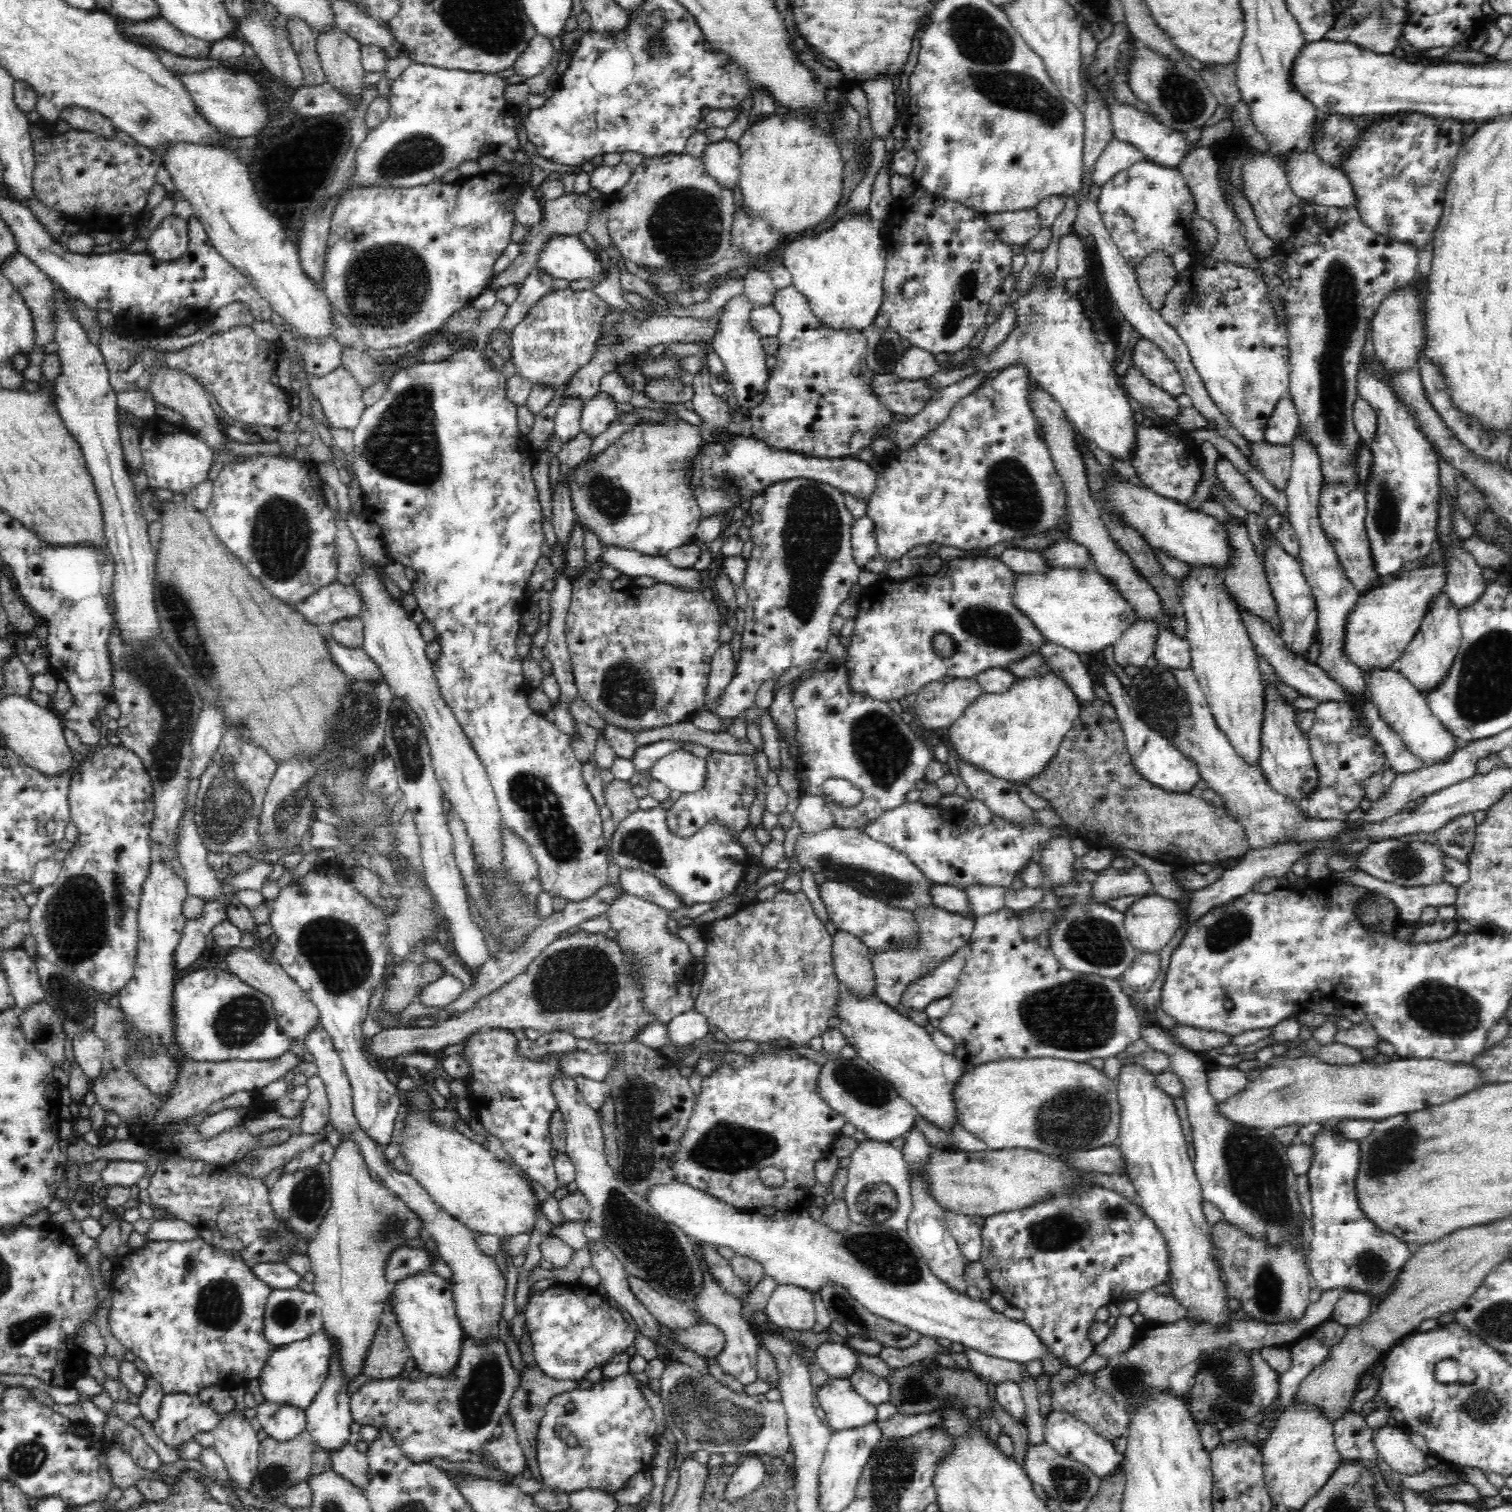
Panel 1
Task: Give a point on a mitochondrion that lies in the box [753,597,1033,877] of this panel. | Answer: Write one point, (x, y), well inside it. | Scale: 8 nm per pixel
(882, 749)

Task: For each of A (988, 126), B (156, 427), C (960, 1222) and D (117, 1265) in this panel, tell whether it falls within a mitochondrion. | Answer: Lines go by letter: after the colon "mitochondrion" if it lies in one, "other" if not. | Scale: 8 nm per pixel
A: mitochondrion
B: other
C: other
D: other

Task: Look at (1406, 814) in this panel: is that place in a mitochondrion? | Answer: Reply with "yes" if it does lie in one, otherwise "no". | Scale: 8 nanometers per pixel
no

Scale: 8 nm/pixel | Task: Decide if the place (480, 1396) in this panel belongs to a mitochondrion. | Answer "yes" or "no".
yes

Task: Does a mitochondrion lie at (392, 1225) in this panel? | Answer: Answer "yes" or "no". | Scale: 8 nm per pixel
yes

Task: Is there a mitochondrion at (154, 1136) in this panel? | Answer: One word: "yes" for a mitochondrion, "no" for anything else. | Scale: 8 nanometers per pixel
yes

